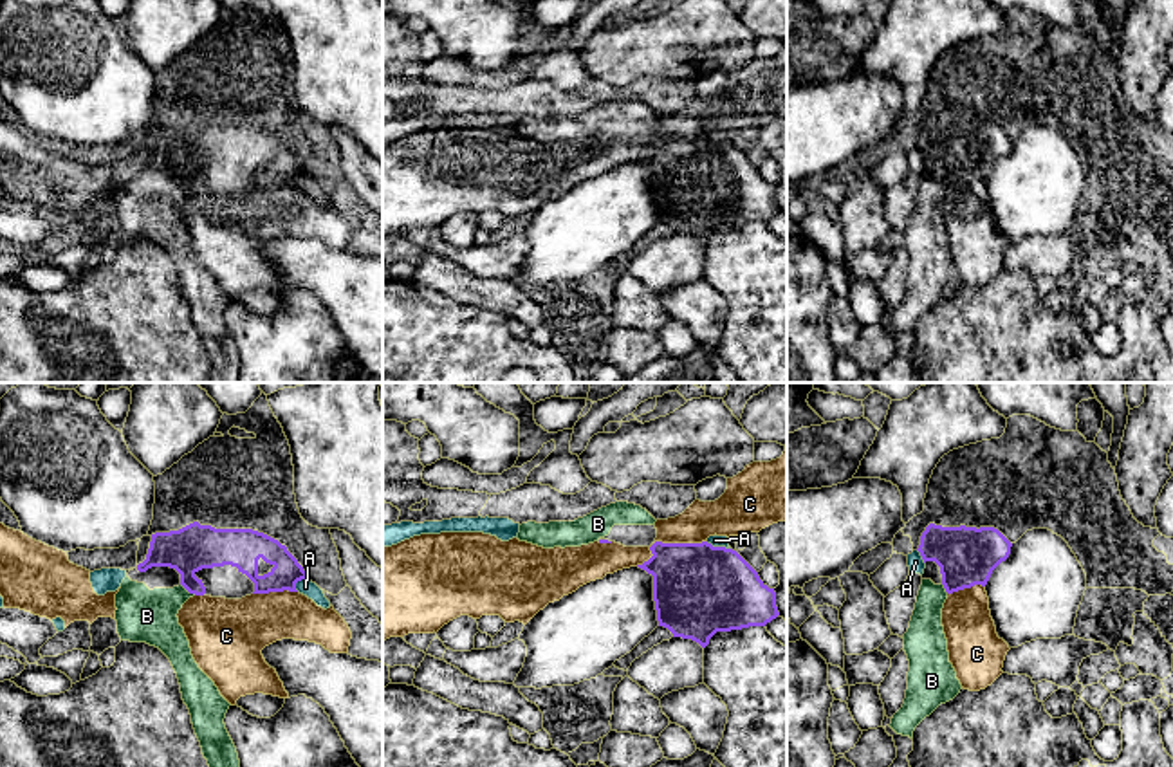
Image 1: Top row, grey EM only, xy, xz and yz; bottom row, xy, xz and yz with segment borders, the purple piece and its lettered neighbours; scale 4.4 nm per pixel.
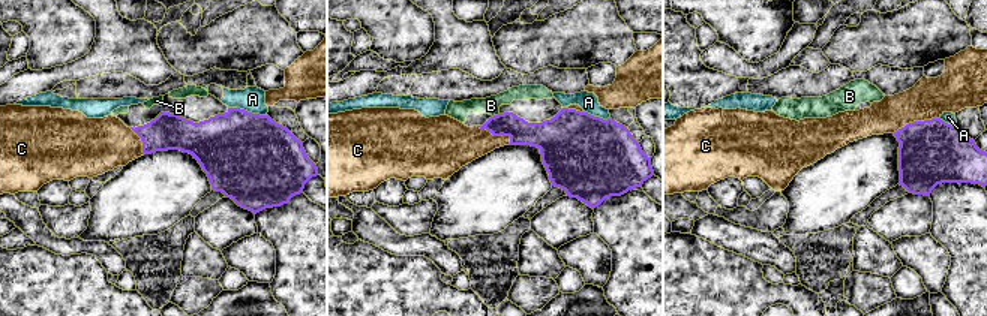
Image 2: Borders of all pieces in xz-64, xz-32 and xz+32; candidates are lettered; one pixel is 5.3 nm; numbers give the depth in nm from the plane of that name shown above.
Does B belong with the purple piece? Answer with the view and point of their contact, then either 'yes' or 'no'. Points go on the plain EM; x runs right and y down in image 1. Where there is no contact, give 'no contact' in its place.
xy (188, 186) | yes

